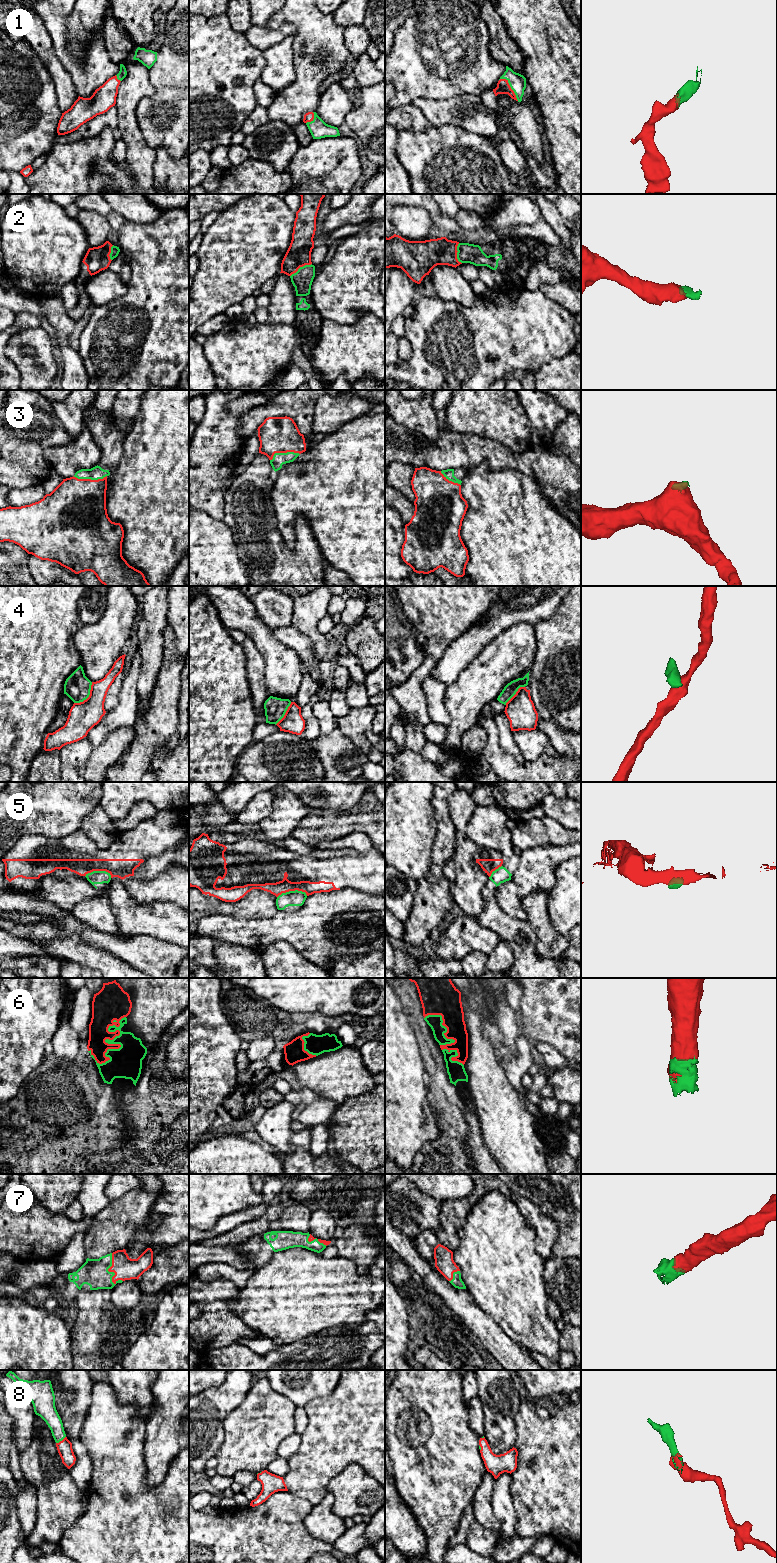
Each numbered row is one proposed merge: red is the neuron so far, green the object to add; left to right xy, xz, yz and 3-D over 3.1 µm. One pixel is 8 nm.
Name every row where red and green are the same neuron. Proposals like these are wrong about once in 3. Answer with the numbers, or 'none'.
1, 2, 3, 6, 7, 8

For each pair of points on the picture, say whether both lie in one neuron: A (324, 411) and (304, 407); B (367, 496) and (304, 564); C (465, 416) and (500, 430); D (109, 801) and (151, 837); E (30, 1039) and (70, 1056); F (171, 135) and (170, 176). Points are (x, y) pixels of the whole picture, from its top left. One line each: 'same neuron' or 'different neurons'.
A: different neurons
B: different neurons
C: same neuron
D: different neurons
E: different neurons
F: different neurons

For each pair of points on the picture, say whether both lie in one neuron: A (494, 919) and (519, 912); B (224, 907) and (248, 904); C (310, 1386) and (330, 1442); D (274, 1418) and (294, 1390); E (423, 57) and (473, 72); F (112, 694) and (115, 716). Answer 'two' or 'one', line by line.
A: two
B: one
C: two
D: two
E: one
F: two

